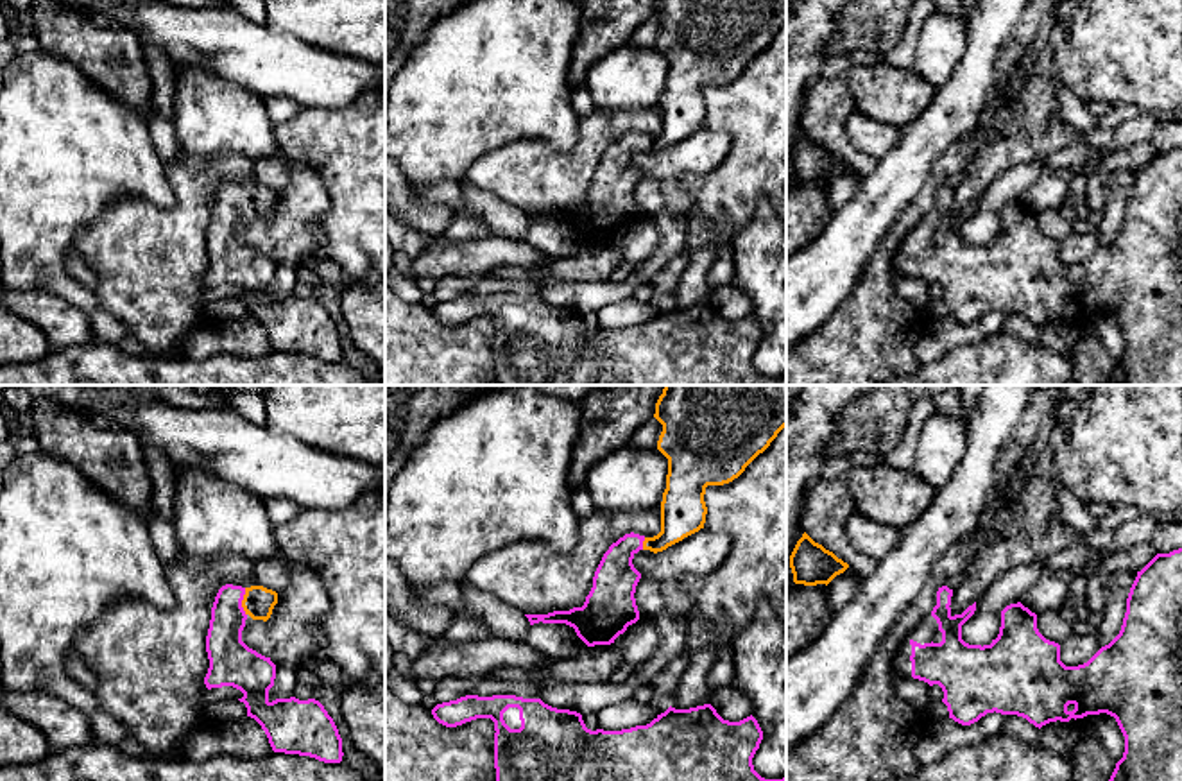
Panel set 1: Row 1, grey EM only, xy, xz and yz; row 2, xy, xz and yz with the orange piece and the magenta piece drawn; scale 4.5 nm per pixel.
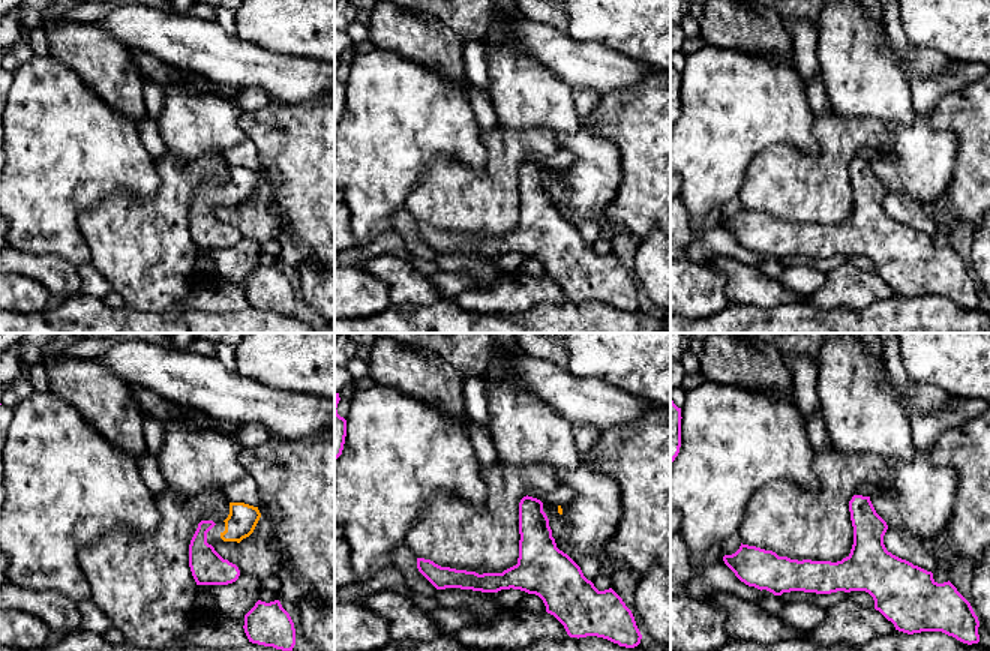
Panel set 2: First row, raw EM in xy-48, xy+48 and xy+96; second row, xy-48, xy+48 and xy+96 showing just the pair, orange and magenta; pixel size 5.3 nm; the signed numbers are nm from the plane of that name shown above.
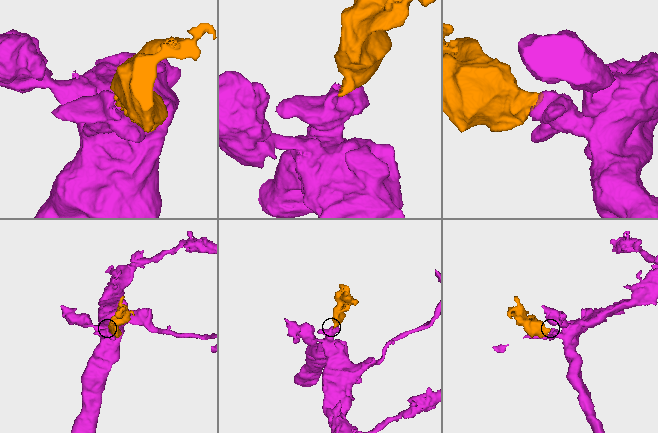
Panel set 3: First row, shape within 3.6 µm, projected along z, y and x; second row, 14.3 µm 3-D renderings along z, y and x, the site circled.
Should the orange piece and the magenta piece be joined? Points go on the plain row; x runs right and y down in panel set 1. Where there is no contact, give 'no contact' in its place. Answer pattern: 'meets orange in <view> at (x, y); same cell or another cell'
meets orange in xy at (242, 201); same cell

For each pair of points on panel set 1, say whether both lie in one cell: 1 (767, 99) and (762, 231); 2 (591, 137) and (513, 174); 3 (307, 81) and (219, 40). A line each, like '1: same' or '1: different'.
1: different
2: same
3: same

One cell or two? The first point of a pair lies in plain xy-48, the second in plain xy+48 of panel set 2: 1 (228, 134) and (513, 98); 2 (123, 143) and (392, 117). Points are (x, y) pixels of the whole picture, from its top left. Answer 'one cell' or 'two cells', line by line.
1: one cell
2: one cell

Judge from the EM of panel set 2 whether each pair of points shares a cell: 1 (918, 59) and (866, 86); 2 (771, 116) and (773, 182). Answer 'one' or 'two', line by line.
1: two
2: two

